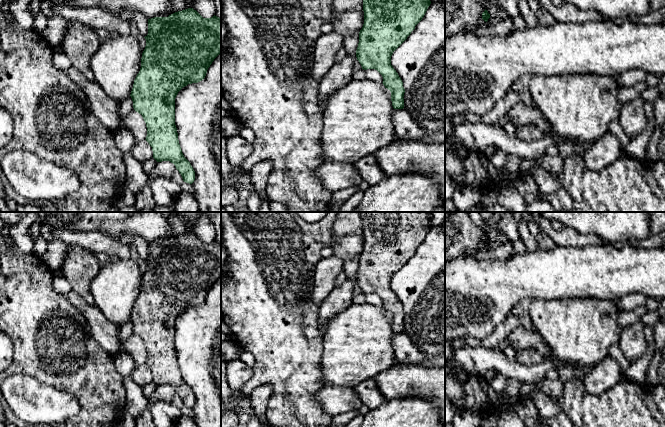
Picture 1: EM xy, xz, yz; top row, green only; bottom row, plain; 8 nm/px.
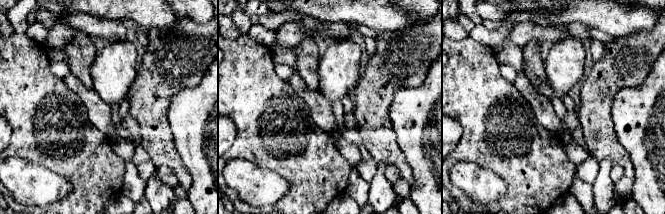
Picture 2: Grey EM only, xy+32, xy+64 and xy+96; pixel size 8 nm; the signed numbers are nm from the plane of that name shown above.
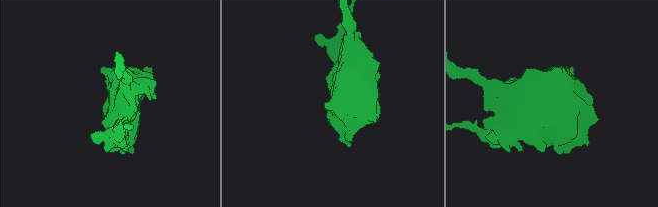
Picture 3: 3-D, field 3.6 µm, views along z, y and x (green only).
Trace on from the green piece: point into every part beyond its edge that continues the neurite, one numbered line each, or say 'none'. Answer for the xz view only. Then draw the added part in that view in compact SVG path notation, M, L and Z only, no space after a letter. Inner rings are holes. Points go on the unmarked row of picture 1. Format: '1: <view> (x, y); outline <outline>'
none

